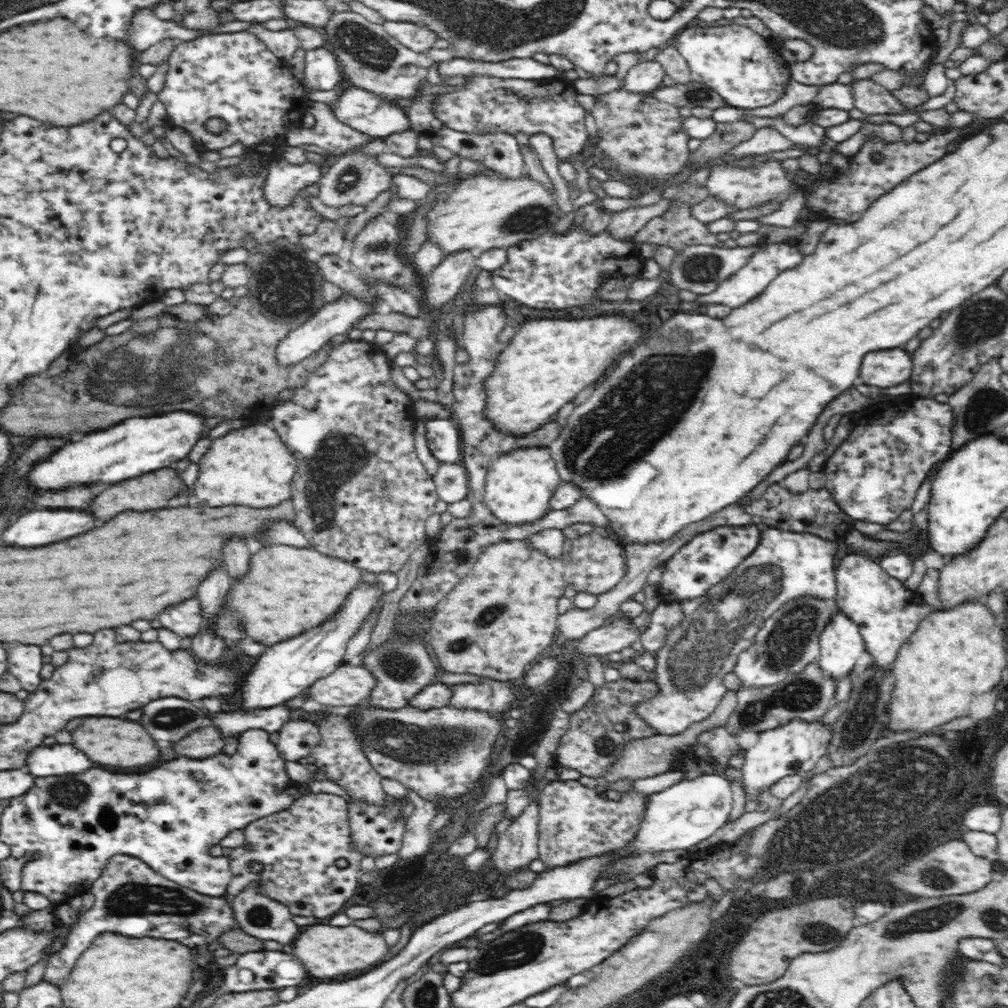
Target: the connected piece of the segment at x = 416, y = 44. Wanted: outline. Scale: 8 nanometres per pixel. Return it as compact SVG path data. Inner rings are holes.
M386 21L382 25L400 45L410 48L412 51L427 52L433 48L439 39L437 34L428 27L414 22Z

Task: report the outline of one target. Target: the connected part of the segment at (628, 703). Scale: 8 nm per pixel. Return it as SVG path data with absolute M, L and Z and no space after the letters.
M622 678L615 682L604 680L600 688L594 688L594 694L580 710L570 713L568 732L564 734L556 749L555 762L559 762L564 768L580 772L581 776L595 779L603 777L610 770L610 766L620 758L628 742L657 735L655 728L644 721L638 709L658 694L658 683L653 681L631 681Z

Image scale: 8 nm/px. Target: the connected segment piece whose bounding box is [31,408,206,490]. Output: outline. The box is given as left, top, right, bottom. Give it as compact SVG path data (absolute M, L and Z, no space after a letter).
M178 408L178 412L165 412L160 416L127 418L120 423L96 434L88 434L80 442L72 442L64 446L64 450L56 453L52 462L44 461L40 466L32 469L32 486L68 486L68 482L122 482L152 473L161 469L174 468L179 461L189 456L194 444L202 438L202 432L206 428L206 418L198 416L194 412L184 412L184 408Z

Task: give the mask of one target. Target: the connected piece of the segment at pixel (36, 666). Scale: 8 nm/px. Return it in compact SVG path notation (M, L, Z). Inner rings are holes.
M22 643L11 644L8 659L8 671L12 673L26 692L34 693L39 689L42 678L41 646L25 645Z

